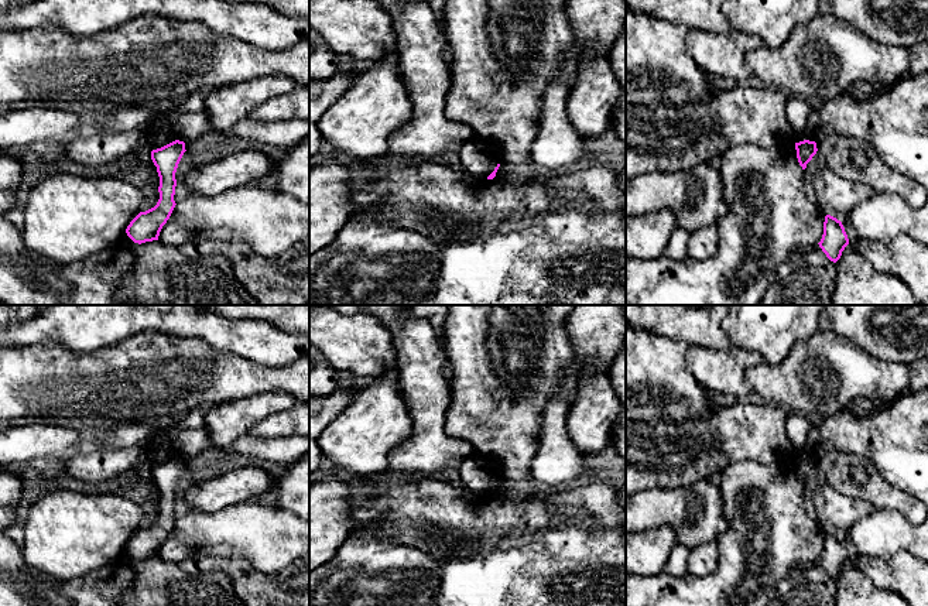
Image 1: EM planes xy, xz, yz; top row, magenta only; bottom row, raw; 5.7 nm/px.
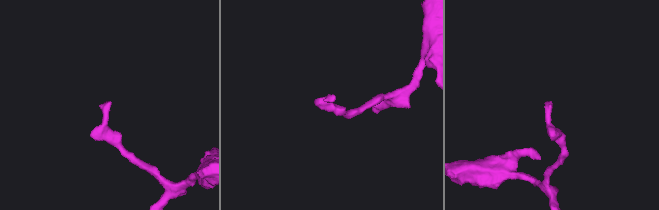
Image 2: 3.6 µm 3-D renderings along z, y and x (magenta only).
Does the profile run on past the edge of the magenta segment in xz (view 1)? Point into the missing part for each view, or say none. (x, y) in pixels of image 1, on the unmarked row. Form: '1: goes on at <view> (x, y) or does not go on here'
1: does not go on here

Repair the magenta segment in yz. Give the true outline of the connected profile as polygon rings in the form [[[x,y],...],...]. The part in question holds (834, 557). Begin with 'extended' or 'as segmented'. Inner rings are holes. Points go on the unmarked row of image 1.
as segmented; [[[826,531],[823,538],[823,551],[818,561],[826,574],[836,579],[845,564],[849,561],[842,538],[831,531]]]

